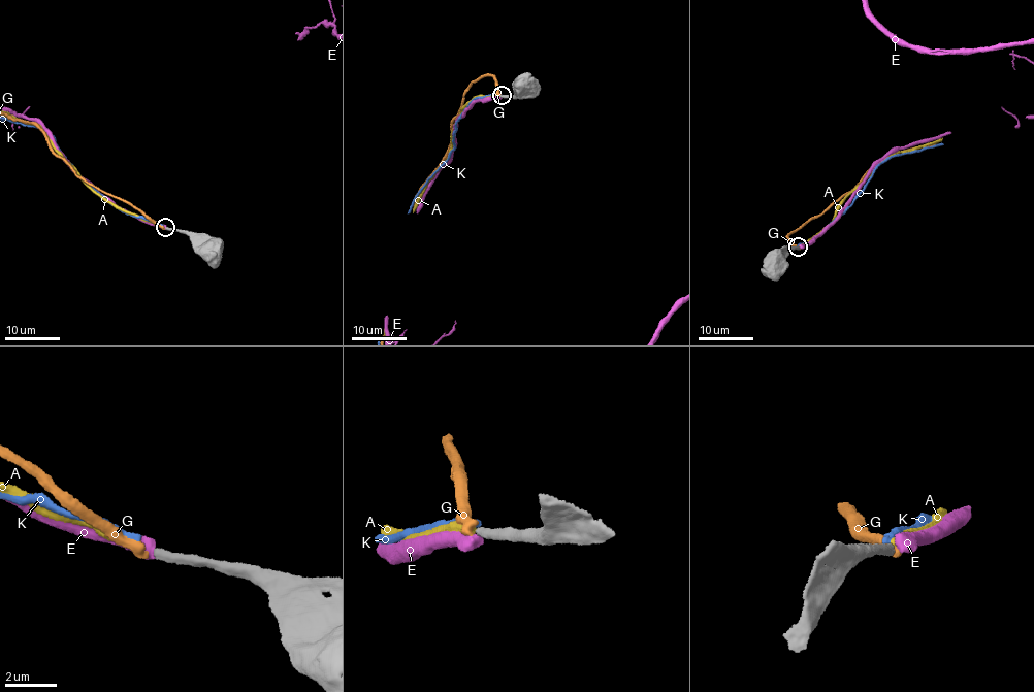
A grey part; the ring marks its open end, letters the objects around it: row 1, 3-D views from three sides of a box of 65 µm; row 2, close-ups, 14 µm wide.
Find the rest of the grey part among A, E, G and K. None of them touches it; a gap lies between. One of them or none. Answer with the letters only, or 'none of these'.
G

